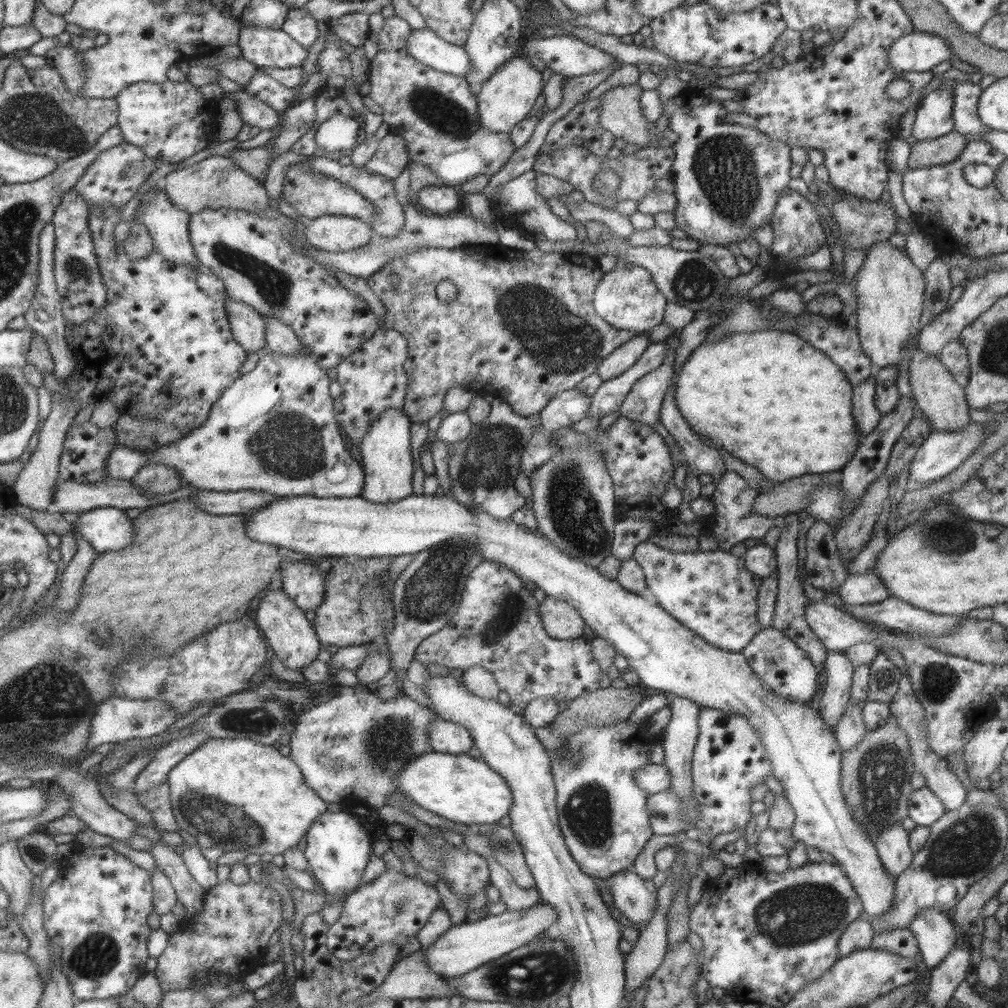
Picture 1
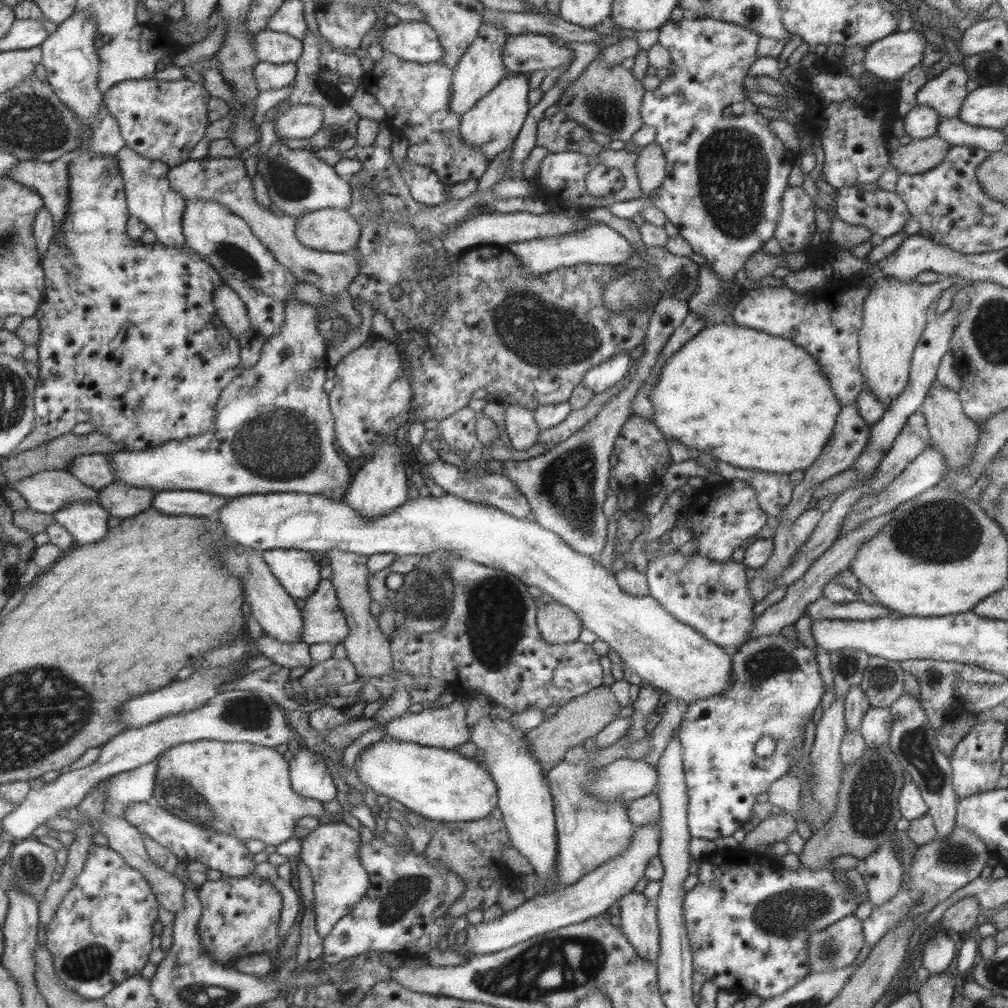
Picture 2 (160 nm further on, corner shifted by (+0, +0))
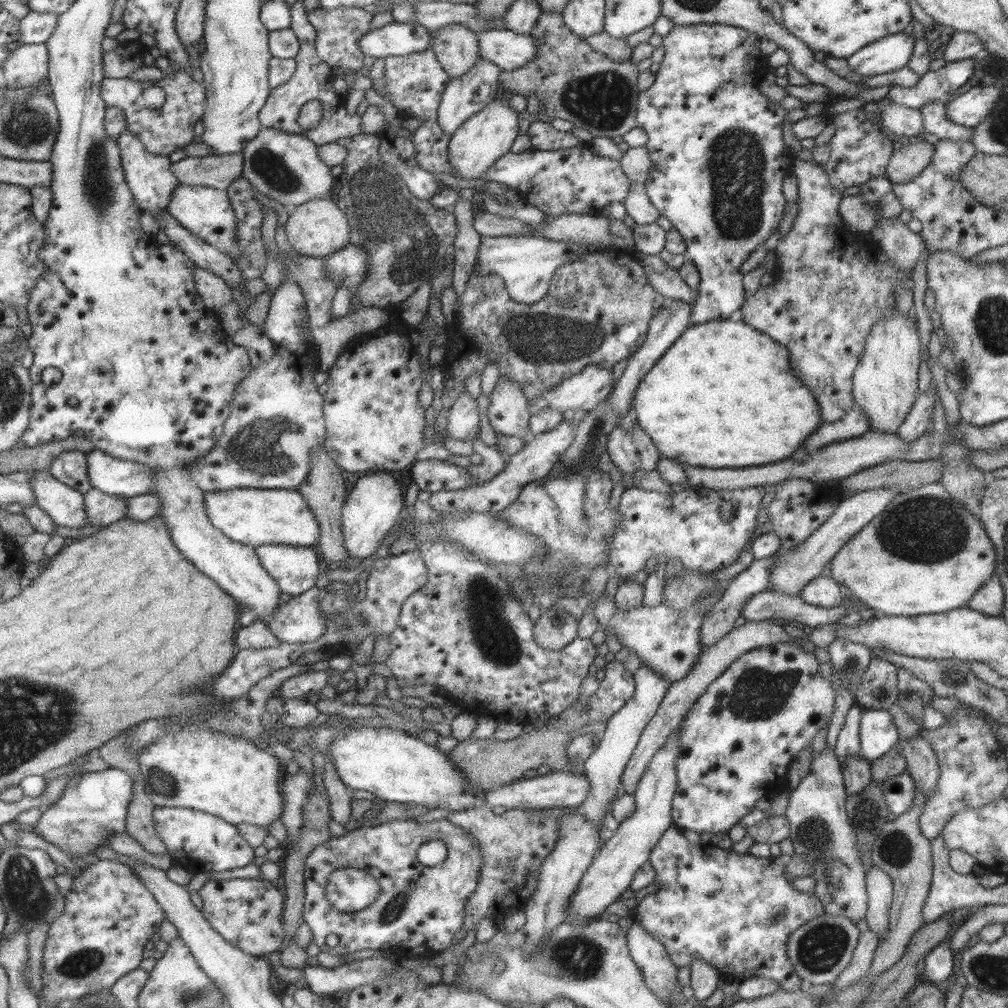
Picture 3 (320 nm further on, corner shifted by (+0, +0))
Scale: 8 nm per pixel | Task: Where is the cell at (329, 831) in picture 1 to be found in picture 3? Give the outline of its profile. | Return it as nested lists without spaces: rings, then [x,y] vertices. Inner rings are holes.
[[[351,867],[333,869],[325,885],[327,902],[342,913],[367,908],[379,893],[378,882],[367,871]]]

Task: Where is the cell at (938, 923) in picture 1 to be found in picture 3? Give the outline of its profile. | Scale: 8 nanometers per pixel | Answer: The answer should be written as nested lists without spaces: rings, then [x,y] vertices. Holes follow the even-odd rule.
[[[935,945],[923,958],[923,978],[920,982],[924,980],[925,983],[944,986],[947,978],[953,973],[954,958],[953,951],[949,950],[948,945]]]

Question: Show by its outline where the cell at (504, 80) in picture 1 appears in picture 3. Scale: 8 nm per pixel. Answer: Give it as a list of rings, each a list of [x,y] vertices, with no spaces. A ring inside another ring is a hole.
[[[499,92],[485,108],[468,117],[463,124],[449,137],[447,159],[455,173],[463,180],[477,180],[485,177],[484,173],[493,162],[509,152],[509,147],[519,130],[517,113],[507,106],[508,93]]]

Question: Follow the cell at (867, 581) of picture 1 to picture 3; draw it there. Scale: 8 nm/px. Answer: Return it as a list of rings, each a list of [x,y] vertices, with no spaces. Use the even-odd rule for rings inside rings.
[[[821,574],[810,580],[798,592],[800,599],[805,604],[819,608],[833,608],[840,606],[846,596],[844,589],[831,577]]]

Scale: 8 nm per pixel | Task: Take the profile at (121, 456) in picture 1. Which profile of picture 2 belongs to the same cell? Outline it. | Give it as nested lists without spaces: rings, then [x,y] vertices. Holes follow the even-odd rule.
[[[108,453],[82,454],[73,457],[66,464],[66,471],[71,473],[79,482],[89,488],[98,490],[114,482],[112,468],[108,463]]]

